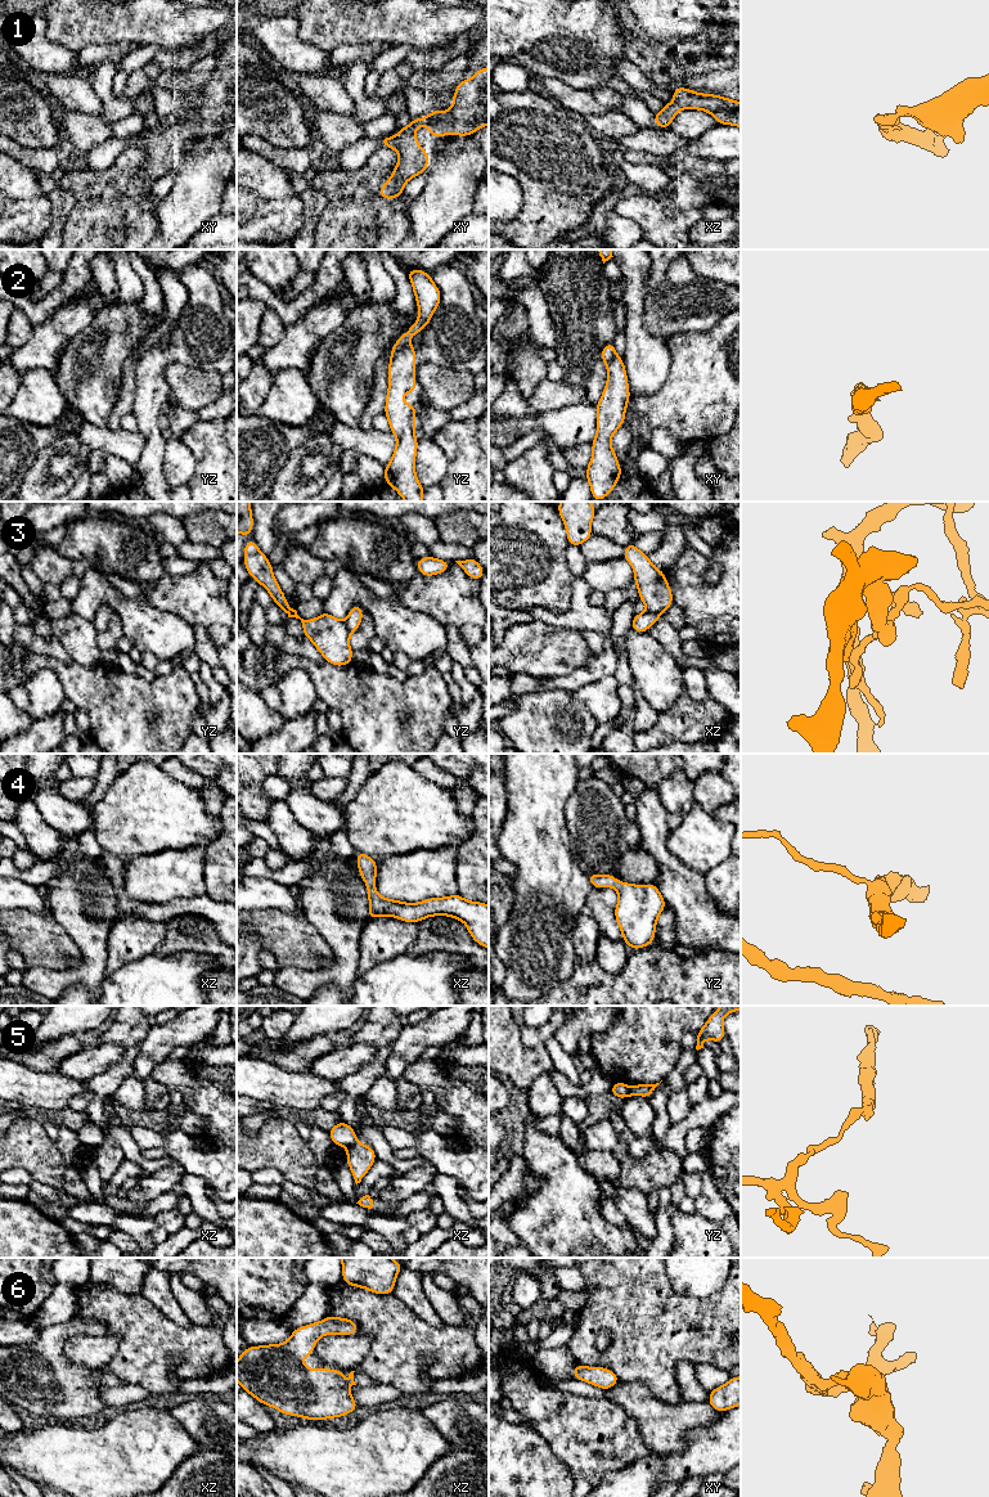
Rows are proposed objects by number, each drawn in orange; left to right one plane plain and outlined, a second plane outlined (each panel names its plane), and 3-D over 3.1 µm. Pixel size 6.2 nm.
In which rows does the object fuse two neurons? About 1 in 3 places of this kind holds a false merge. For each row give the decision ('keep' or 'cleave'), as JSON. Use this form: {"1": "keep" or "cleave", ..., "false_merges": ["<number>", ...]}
{"1": "keep", "2": "cleave", "3": "cleave", "4": "keep", "5": "cleave", "6": "keep", "false_merges": ["2", "3", "5"]}

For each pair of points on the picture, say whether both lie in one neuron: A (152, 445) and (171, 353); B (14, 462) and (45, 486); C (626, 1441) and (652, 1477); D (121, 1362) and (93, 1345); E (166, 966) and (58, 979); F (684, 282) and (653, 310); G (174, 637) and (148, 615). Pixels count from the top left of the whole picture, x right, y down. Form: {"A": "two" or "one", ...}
{"A": "one", "B": "two", "C": "two", "D": "two", "E": "two", "F": "one", "G": "one"}

